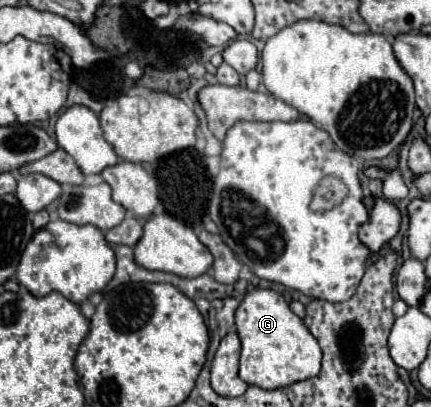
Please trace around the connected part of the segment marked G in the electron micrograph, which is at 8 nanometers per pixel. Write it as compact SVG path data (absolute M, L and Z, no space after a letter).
M251 287L235 313L235 325L241 339L239 377L261 389L281 389L295 381L311 379L321 369L321 347L309 333L285 297L273 289Z

